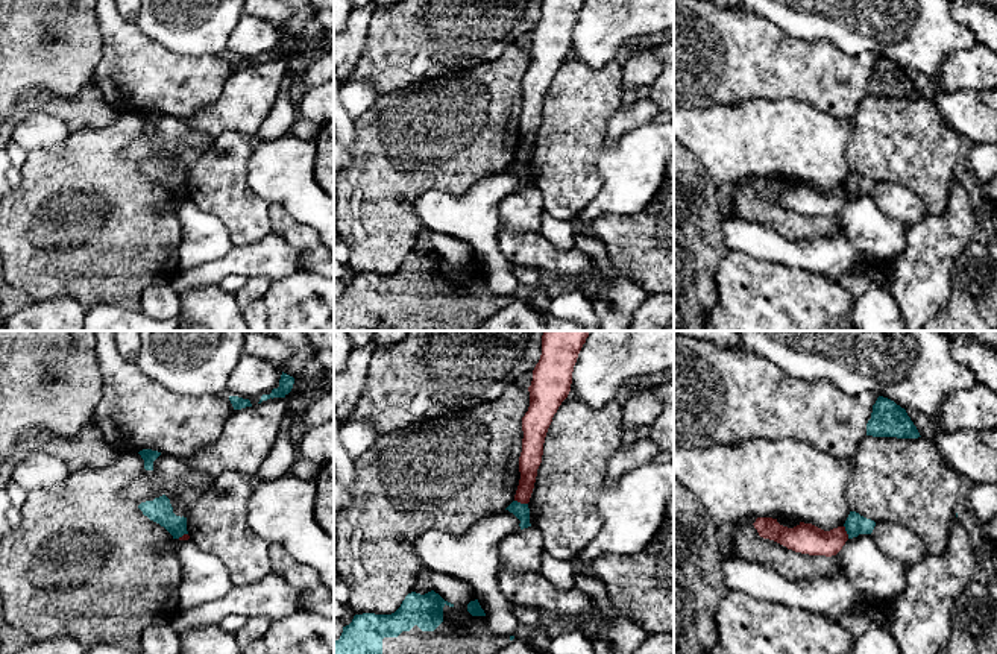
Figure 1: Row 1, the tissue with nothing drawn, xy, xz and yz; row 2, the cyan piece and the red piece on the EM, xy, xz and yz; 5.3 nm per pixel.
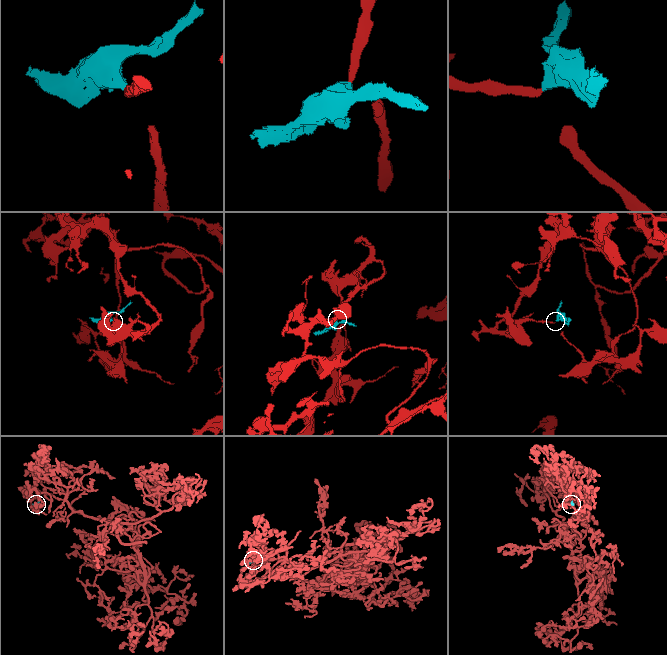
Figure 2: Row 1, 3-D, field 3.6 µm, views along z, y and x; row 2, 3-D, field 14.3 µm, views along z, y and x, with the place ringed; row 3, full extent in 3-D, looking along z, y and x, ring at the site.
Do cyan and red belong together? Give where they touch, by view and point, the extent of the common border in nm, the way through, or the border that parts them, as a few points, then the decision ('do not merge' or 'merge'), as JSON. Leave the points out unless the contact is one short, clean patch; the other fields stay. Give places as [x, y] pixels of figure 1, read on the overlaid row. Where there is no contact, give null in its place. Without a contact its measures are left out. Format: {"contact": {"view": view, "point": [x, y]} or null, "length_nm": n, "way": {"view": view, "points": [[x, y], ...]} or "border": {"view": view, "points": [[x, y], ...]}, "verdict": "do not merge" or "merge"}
{"contact": {"view": "xz", "point": [519, 503]}, "length_nm": 80, "border": {"view": "xz", "points": [[515, 499], [527, 504]]}, "verdict": "do not merge"}

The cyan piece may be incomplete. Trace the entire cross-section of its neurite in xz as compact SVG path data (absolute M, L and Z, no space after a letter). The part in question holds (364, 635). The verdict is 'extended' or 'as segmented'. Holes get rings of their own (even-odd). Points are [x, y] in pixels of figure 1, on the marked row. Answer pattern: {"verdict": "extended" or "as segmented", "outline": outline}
{"verdict": "extended", "outline": "M434 590L425 595L411 592L392 615L355 615L334 642L334 654L495 654L513 639L489 631L478 599L454 605Z"}

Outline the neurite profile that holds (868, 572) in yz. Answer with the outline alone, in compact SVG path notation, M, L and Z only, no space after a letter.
M871 534L848 539L836 555L841 563L841 572L836 577L794 581L768 566L731 555L724 560L722 578L730 590L741 590L757 601L778 602L786 607L824 615L830 621L839 621L841 615L854 607L860 598L866 601L876 616L889 613L885 605L895 601L904 590L907 566L882 551Z

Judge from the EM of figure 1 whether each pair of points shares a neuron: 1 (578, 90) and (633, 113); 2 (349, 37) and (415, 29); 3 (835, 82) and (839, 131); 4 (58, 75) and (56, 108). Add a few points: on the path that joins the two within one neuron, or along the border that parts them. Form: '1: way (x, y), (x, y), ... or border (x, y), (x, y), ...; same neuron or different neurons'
1: border (621, 105), (607, 123), (606, 138); different neurons
2: border (372, 15), (367, 25), (366, 44), (352, 69); different neurons
3: border (805, 103), (849, 120); different neurons
4: border (90, 81), (70, 96), (50, 93); different neurons

